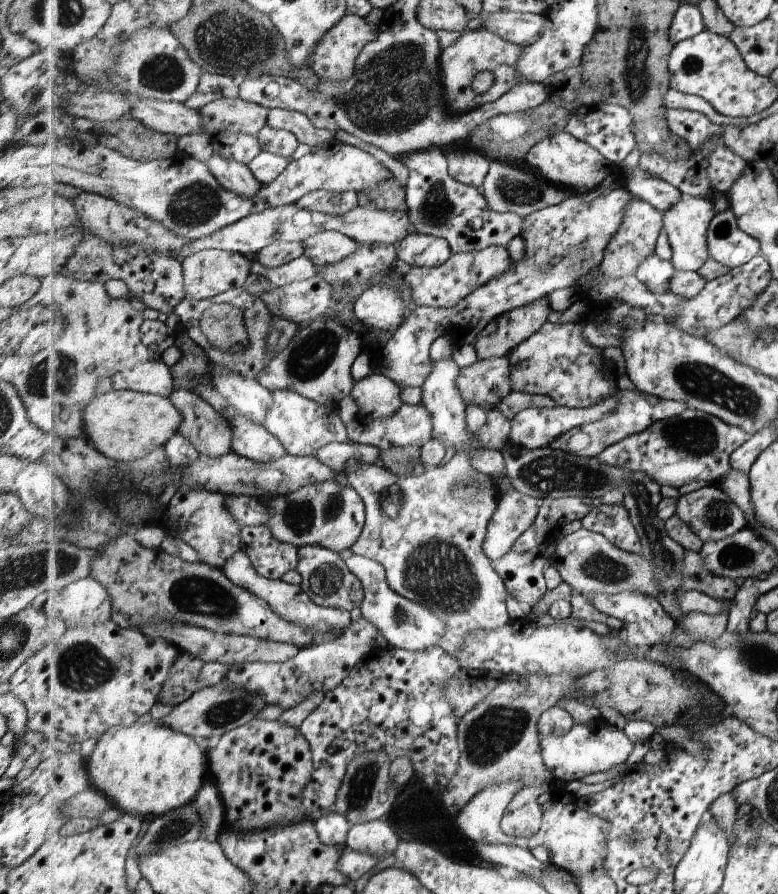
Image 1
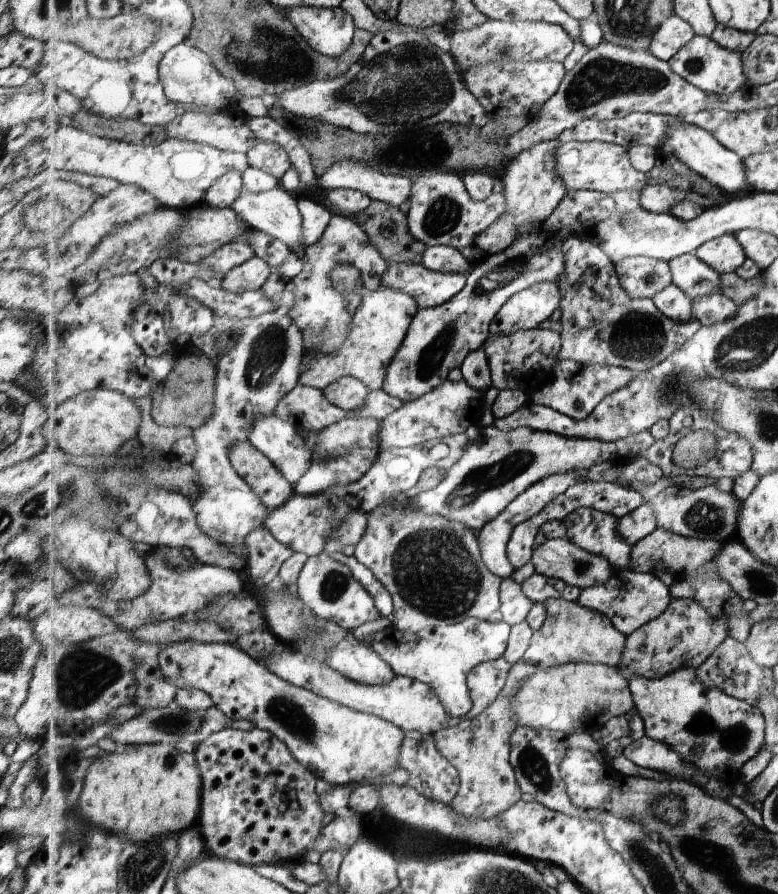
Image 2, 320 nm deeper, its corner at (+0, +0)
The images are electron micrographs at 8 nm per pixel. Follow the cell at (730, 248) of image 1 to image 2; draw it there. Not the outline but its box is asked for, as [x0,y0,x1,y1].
[695,233,747,275]

